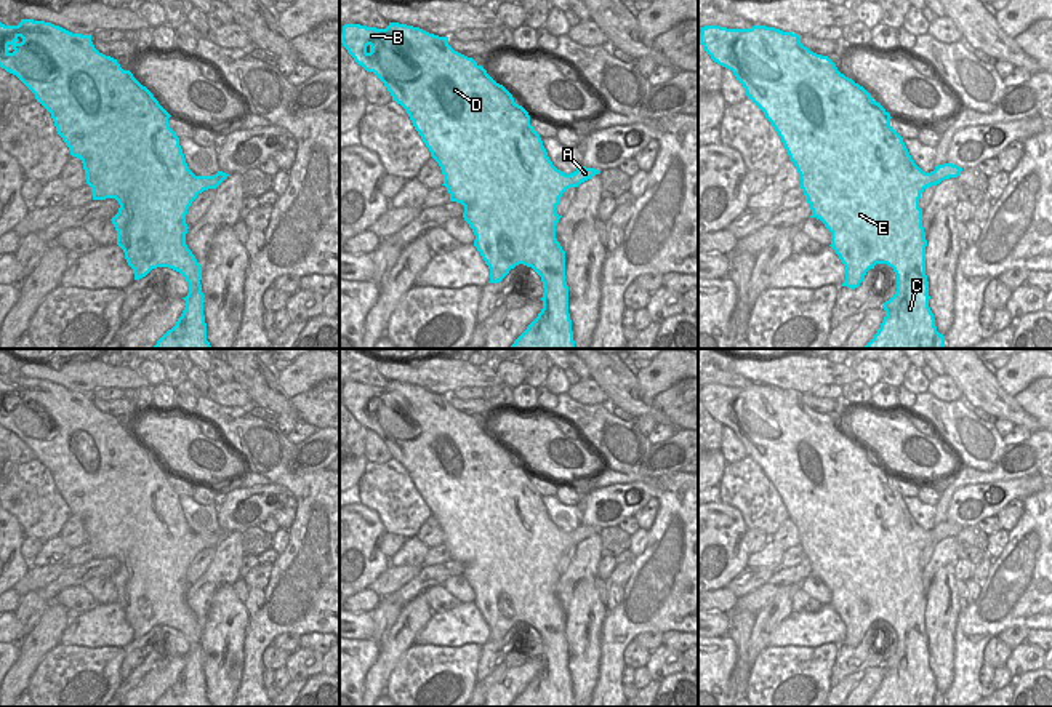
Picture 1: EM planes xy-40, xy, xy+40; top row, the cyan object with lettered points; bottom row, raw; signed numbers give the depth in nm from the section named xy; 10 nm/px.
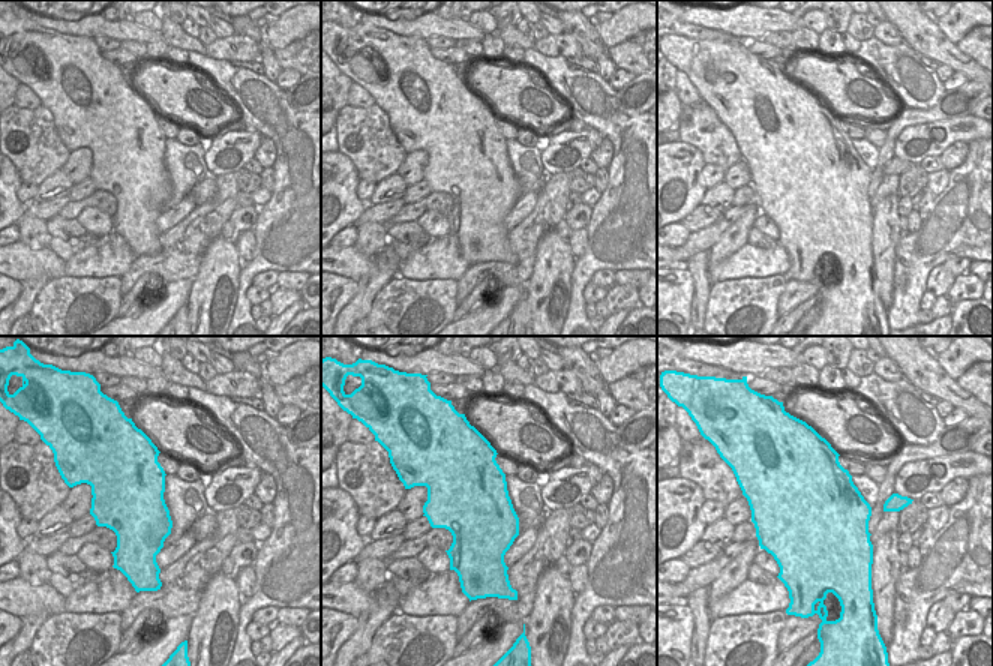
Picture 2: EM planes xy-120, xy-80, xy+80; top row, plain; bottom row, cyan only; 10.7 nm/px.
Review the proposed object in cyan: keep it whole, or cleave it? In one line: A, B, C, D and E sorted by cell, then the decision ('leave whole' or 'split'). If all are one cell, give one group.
A B C D E | leave whole

